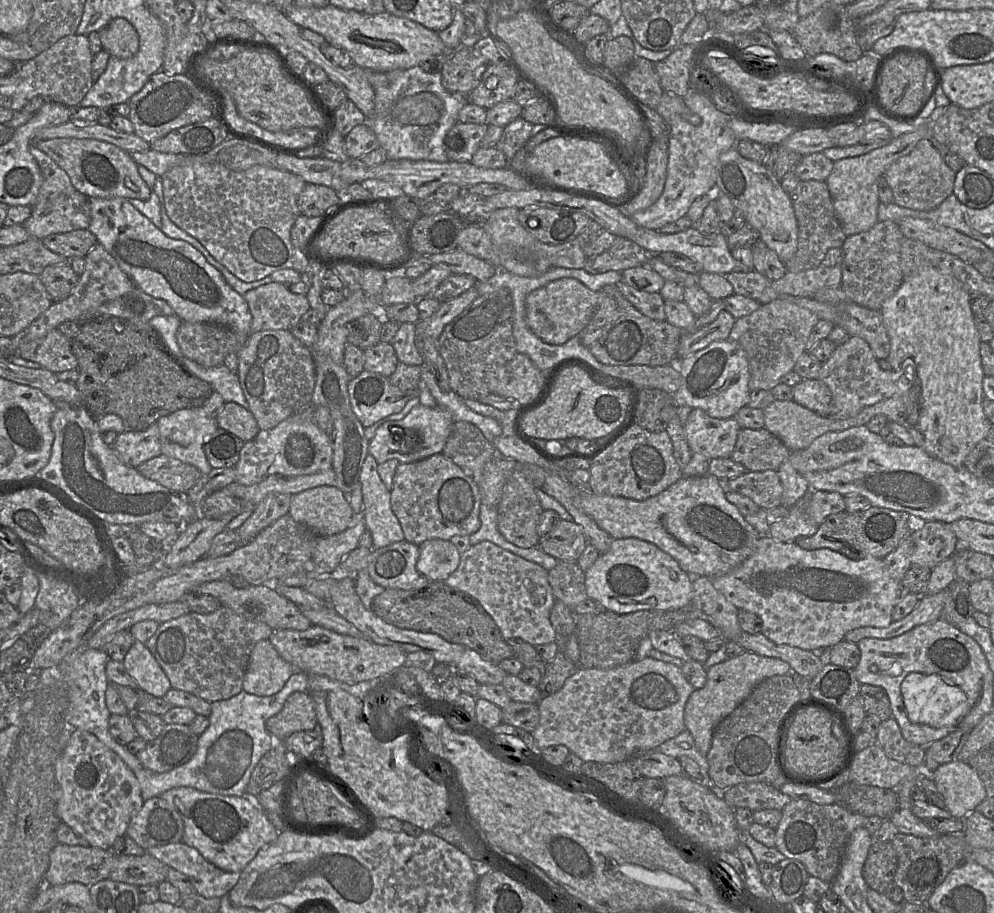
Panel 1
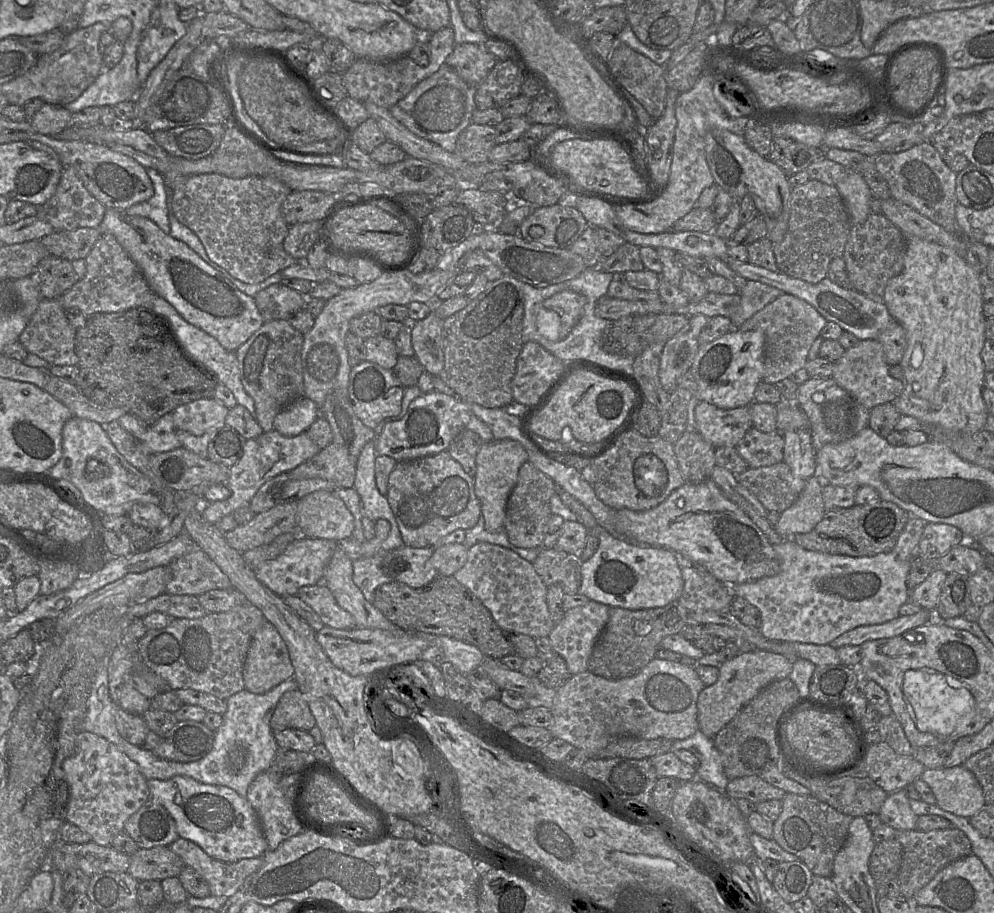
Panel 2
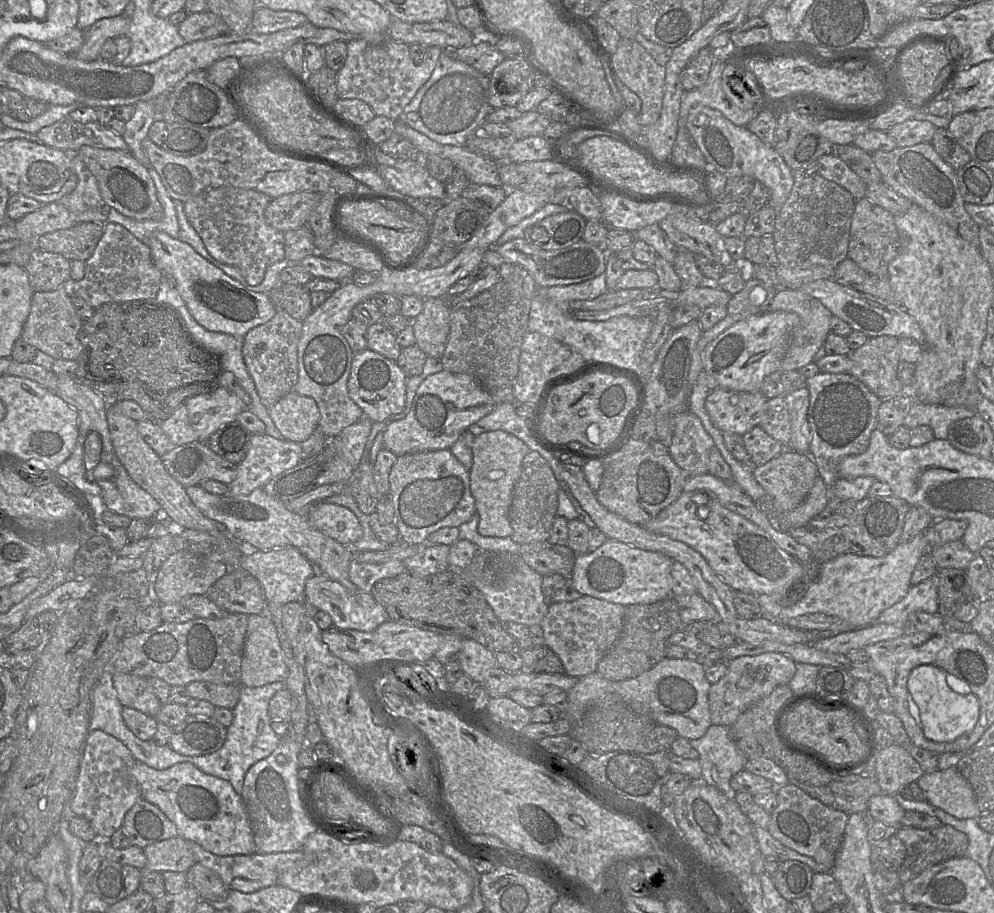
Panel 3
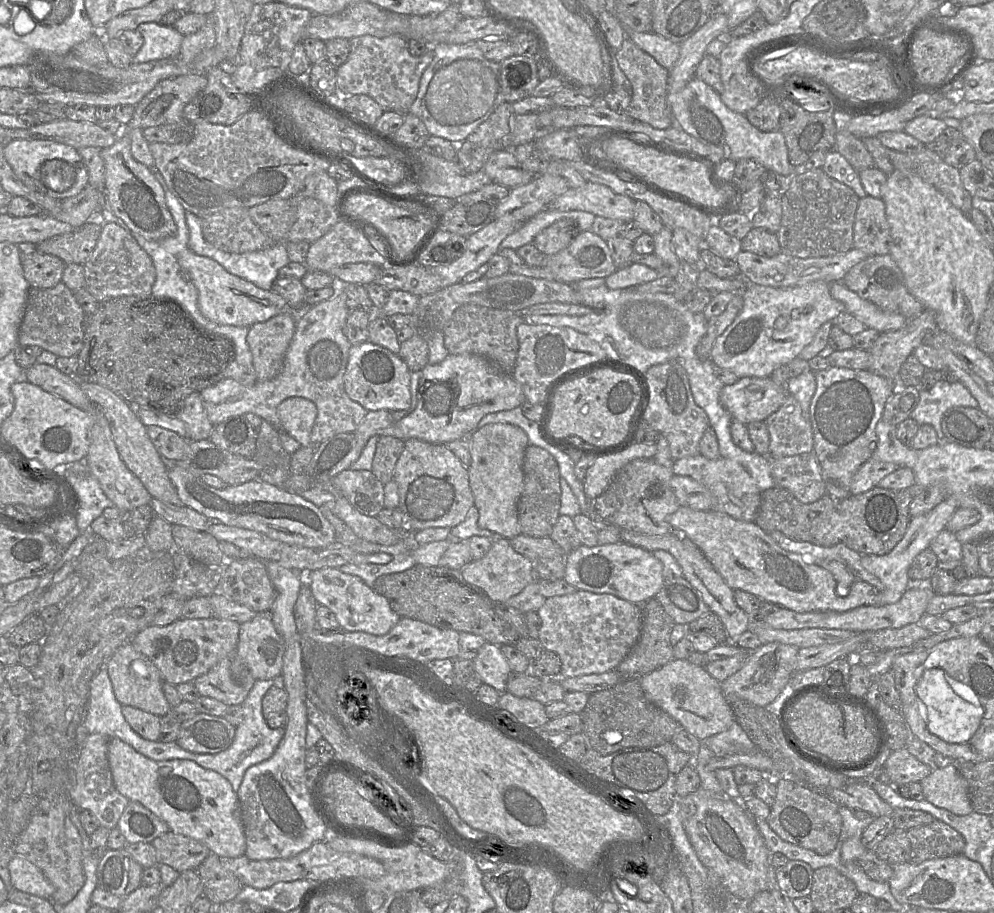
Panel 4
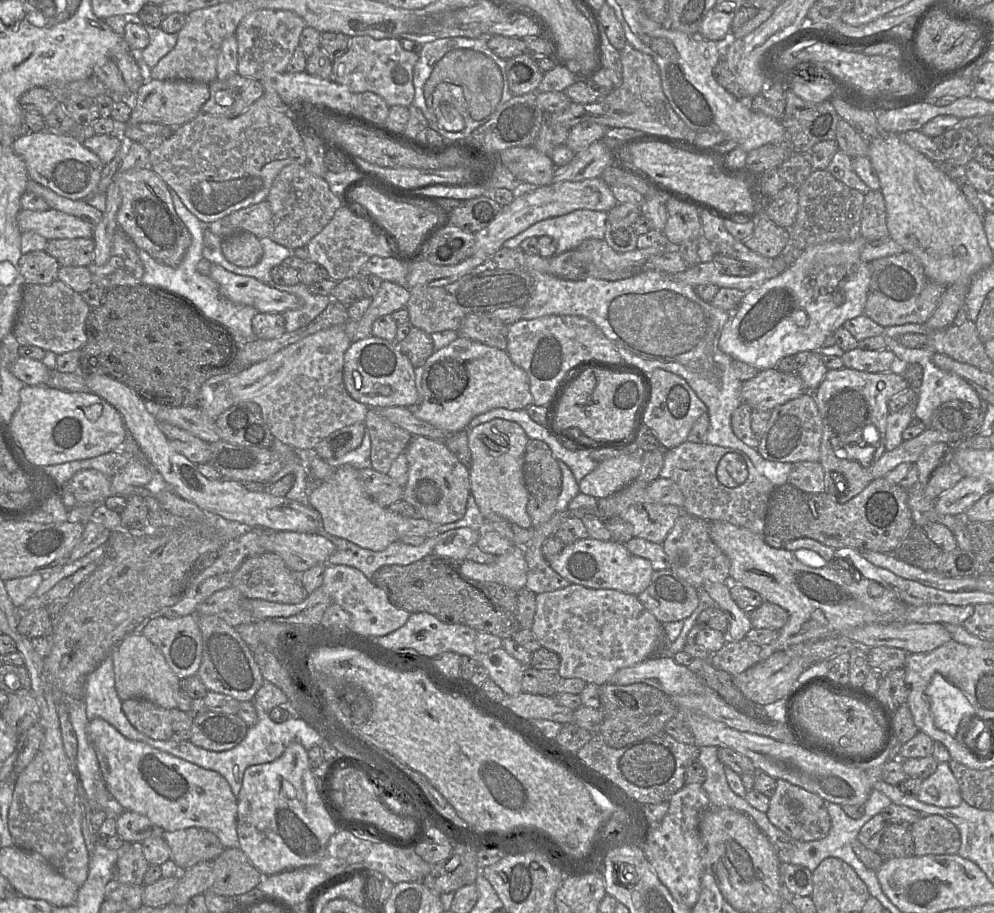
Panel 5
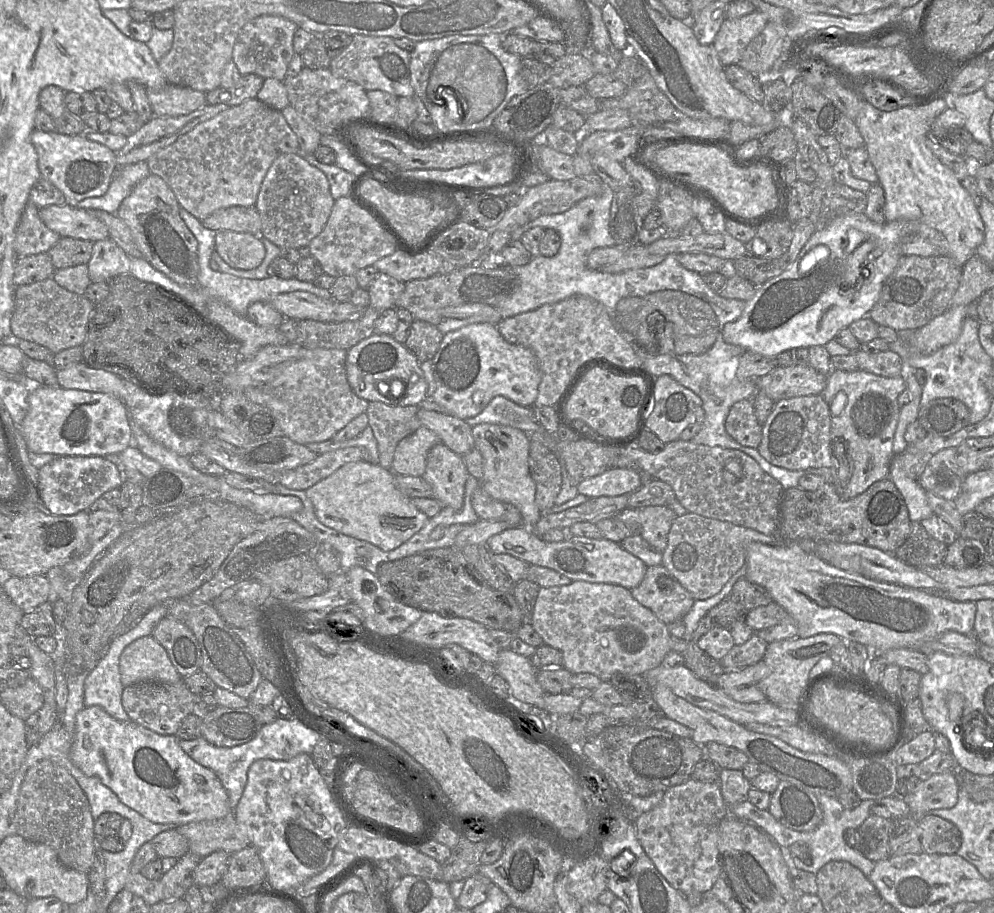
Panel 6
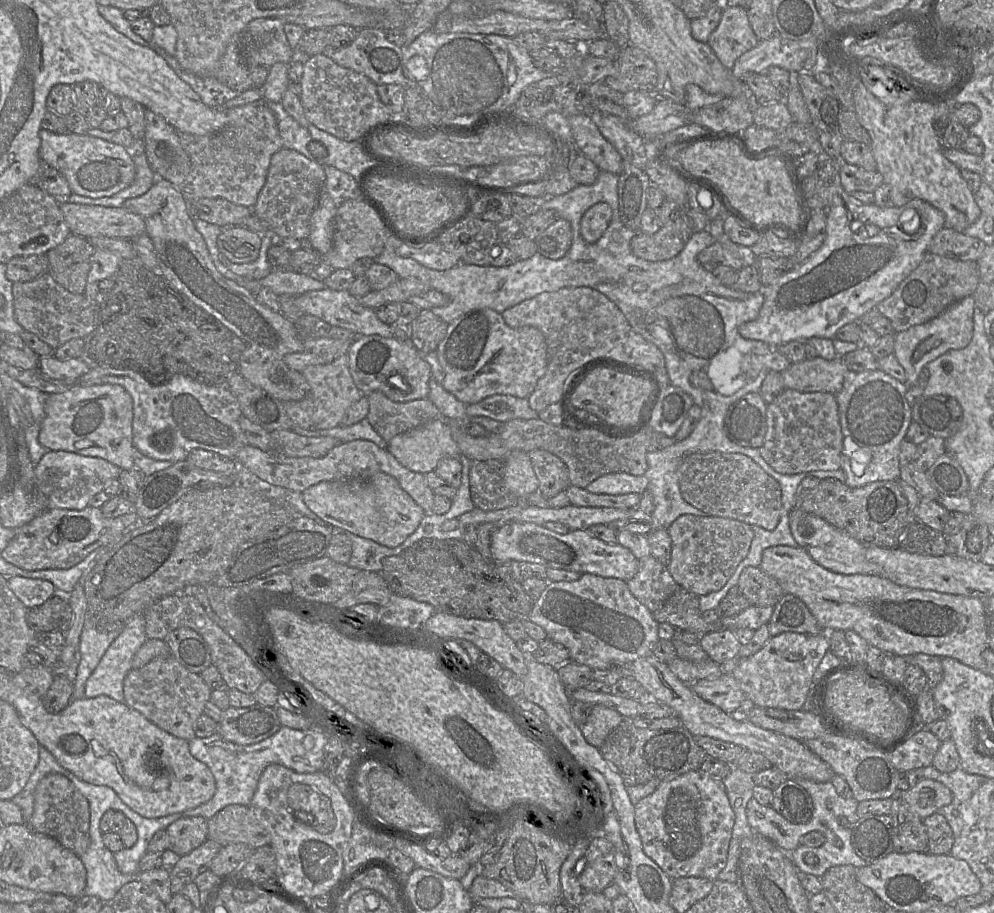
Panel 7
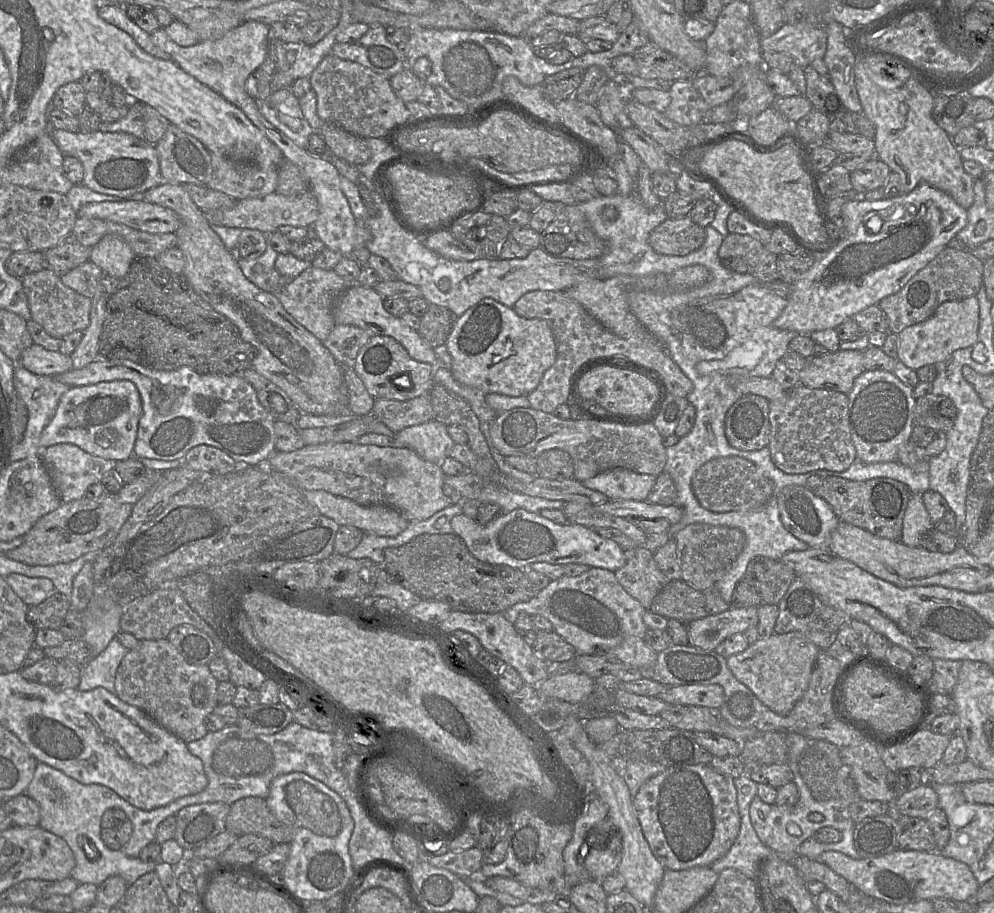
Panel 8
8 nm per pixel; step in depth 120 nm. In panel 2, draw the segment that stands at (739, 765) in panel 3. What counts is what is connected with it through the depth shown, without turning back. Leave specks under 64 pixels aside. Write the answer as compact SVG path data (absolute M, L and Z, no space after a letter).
M698 730L686 739L673 741L670 751L682 749L692 752L699 759L697 779L725 793L729 780L724 774L722 756L716 749L713 739Z

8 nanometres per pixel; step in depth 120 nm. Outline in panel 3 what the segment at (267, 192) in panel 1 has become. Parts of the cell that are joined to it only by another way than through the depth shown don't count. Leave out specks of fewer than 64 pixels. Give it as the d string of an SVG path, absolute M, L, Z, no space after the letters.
M221 186L205 190L183 203L187 219L218 262L239 270L251 286L259 285L267 268L285 258L284 232L270 226L264 212L271 198L256 190Z

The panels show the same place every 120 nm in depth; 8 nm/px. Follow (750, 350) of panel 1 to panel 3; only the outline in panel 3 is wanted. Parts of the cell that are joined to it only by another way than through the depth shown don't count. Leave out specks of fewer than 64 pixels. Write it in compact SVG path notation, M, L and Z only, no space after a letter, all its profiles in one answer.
M777 289L776 295L768 307L768 311L793 312L800 318L799 324L792 332L791 342L783 358L780 371L799 370L811 363L830 333L832 313L820 300L799 289Z

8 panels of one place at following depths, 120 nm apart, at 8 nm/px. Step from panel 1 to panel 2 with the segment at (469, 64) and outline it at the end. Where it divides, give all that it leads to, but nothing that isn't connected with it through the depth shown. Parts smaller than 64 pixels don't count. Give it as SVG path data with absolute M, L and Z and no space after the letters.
M456 44L445 63L467 84L478 86L493 69L498 59L482 45Z

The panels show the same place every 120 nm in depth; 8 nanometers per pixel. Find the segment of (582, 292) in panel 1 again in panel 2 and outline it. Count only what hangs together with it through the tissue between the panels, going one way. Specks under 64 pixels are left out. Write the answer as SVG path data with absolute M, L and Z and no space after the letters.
M572 290L558 292L543 301L542 306L560 316L560 340L565 339L579 322L586 297Z

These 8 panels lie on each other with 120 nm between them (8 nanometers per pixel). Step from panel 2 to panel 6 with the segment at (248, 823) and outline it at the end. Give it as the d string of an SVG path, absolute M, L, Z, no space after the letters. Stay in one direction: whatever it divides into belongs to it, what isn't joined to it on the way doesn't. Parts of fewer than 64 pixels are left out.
M101 706L84 707L76 714L75 733L69 755L74 765L84 774L98 777L123 804L154 823L180 826L220 819L234 812L217 775L190 758L180 747L175 734L160 735L131 720L116 720Z

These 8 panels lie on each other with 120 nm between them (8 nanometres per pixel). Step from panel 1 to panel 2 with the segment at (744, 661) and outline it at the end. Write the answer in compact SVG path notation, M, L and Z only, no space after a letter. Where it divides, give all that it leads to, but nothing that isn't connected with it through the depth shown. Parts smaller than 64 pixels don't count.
M753 650L740 653L733 659L722 663L718 669L717 681L711 686L705 686L697 699L699 730L710 739L713 739L767 685L789 677L792 663L781 654Z

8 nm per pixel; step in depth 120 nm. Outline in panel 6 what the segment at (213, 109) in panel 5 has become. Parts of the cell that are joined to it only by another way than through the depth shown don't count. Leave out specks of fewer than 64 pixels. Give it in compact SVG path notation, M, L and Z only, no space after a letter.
M255 74L242 75L231 88L219 87L206 93L206 104L225 104L234 107L248 99L257 97L263 86L264 78Z

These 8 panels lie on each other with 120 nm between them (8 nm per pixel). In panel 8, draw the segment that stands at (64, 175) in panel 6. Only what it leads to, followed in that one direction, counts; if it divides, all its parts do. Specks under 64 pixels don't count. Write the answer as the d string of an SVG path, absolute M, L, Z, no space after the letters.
M54 129L51 137L64 156L74 156L84 169L83 185L91 190L121 199L141 195L162 182L160 164L154 145L124 132L83 133Z

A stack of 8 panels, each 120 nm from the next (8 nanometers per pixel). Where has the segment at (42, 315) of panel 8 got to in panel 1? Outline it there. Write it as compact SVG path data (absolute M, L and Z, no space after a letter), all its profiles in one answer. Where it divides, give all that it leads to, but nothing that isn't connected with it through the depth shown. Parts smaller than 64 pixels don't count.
M58 328L52 329L39 339L22 343L18 355L39 363L42 368L53 373L78 368L78 360L72 352L71 339Z

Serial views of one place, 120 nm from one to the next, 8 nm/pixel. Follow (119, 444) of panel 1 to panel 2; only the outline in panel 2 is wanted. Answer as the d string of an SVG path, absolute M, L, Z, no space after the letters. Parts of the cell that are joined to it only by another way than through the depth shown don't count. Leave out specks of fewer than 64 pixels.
M166 413L153 425L149 426L139 443L142 445L142 450L150 454L181 447L182 444L175 433L172 413Z

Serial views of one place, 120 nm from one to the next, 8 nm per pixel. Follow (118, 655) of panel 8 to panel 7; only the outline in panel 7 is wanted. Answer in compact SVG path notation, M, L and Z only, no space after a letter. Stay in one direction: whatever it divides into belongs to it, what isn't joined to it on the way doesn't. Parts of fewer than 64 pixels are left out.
M136 613L110 644L85 684L85 698L108 696L124 703L123 682L132 669L132 660L146 642L143 613Z

